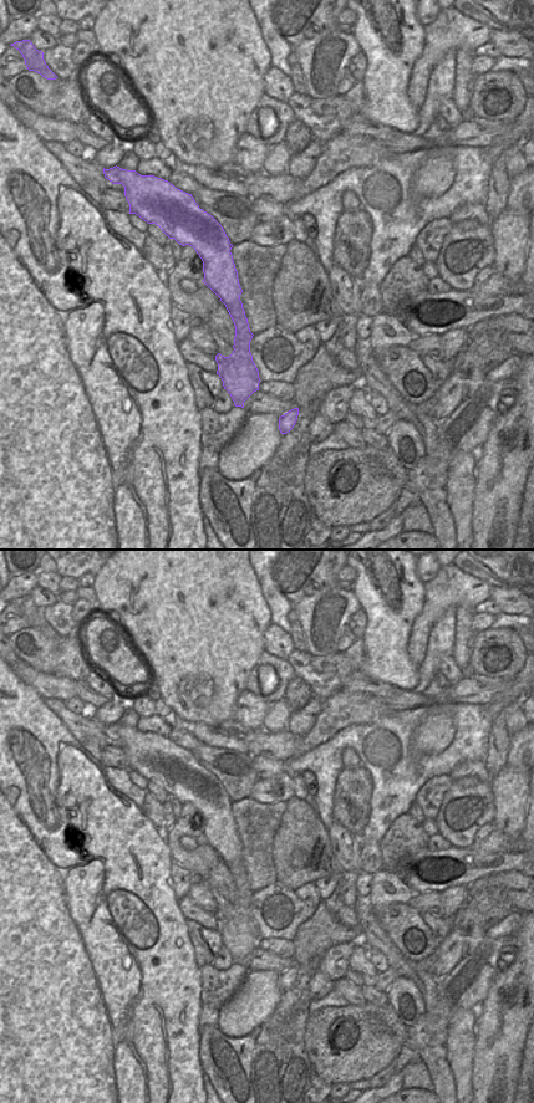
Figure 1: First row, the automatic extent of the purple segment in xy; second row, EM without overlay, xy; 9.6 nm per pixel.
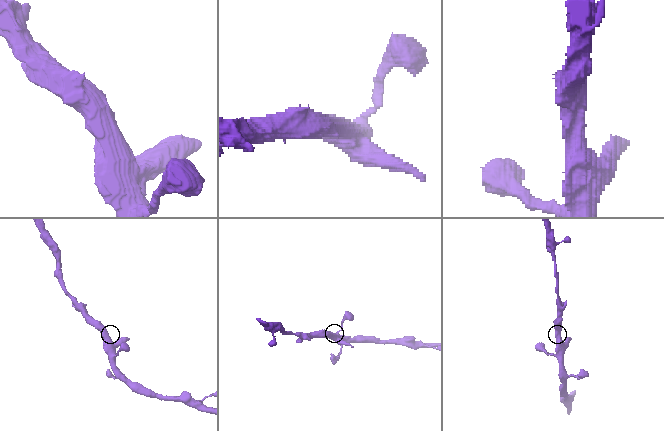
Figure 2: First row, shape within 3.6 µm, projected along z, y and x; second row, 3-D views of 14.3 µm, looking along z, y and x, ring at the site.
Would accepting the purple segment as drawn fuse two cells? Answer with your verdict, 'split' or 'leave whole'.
leave whole

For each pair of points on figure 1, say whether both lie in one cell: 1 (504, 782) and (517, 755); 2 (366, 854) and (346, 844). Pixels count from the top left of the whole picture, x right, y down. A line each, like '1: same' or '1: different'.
1: different
2: different

